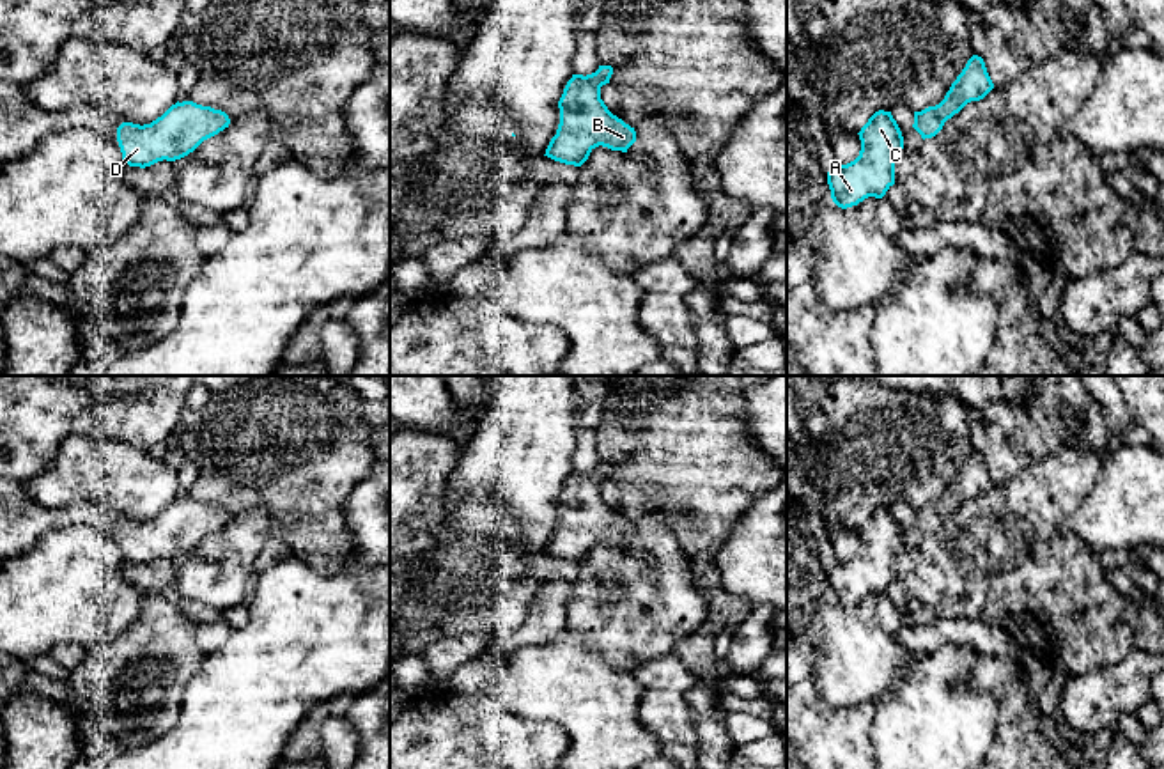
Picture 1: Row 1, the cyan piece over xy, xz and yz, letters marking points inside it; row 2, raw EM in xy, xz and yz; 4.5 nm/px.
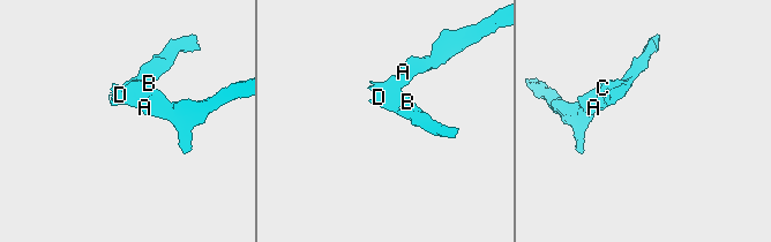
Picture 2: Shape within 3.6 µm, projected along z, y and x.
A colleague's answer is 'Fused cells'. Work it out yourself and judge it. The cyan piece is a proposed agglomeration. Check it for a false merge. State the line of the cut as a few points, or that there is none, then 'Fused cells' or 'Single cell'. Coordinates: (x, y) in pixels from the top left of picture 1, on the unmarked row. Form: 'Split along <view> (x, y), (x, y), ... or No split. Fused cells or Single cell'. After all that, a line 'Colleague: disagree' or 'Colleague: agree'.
No split. Single cell
Colleague: disagree

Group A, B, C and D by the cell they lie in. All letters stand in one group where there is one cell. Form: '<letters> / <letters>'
A B C D

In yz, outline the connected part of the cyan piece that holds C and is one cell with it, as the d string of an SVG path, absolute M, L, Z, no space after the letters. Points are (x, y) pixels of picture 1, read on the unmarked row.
M875 509L857 532L859 553L827 569L831 595L842 606L868 594L882 595L895 581L895 556L904 546L902 528L891 509Z

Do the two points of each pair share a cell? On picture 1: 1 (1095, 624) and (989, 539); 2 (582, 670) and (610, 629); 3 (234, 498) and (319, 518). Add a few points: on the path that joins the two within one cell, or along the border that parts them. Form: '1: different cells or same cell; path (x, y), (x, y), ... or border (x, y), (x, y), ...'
1: same cell; path (1069, 613), (1016, 566)
2: different cells; border (566, 629), (585, 638), (610, 665), (631, 672)
3: same cell; path (256, 498), (298, 498)

